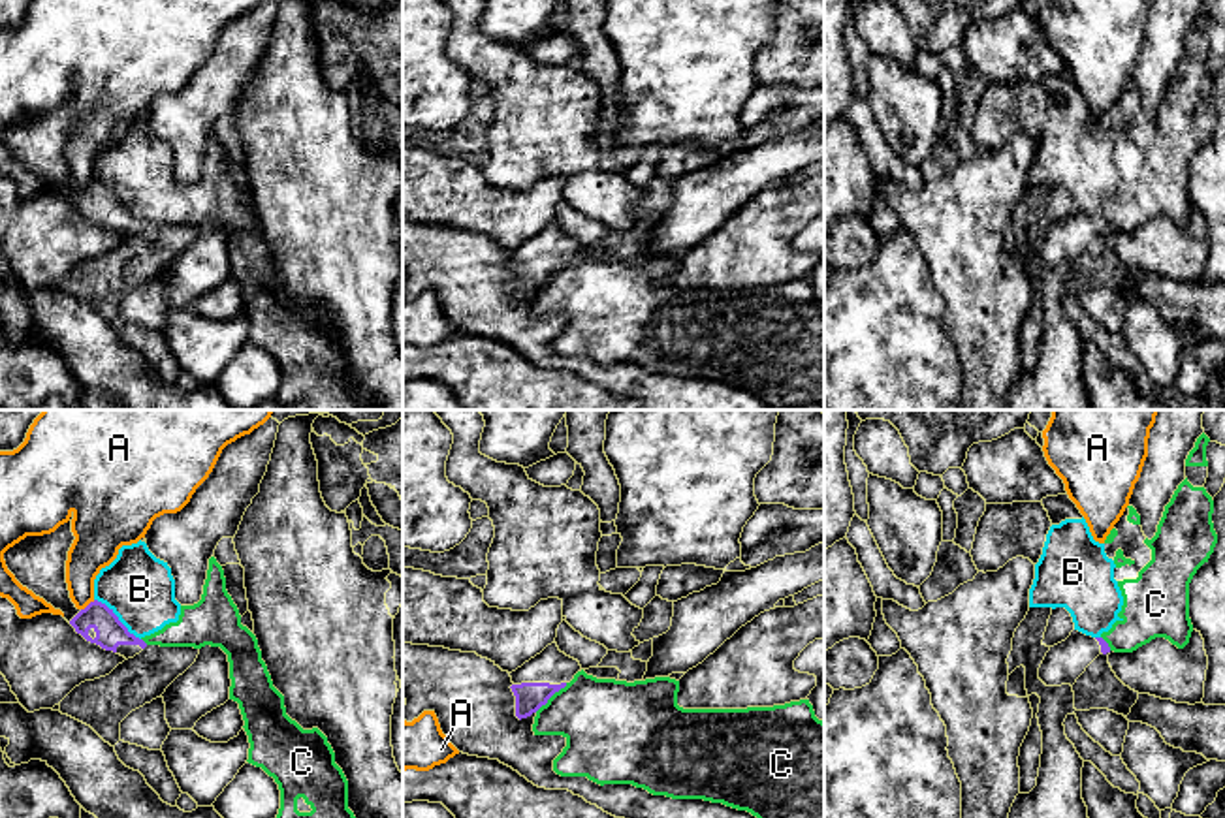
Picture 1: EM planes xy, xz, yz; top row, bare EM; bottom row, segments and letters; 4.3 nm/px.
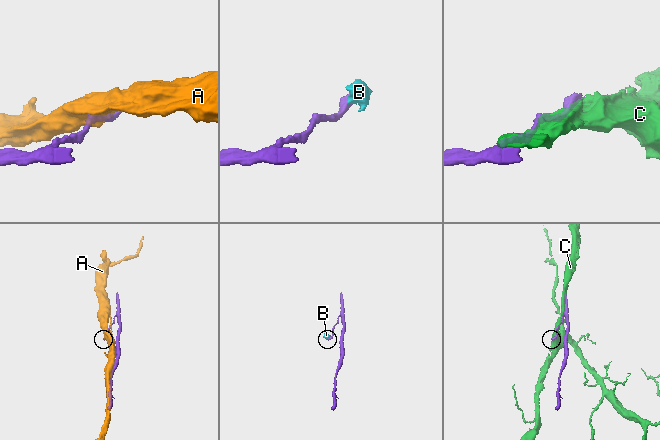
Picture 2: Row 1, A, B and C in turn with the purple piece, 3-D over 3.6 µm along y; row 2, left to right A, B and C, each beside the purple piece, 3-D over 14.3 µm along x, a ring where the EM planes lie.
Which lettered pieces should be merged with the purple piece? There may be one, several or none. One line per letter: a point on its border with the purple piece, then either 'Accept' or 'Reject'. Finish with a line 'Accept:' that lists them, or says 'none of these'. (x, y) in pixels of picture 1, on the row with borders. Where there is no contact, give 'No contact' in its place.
A: Touches purple at xy (89, 604). Reject
B: Touches purple at xy (117, 619). Reject
C: Touches purple at xz (550, 696). Reject
Accept: none of these

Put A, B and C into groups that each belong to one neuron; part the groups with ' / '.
A / B C

